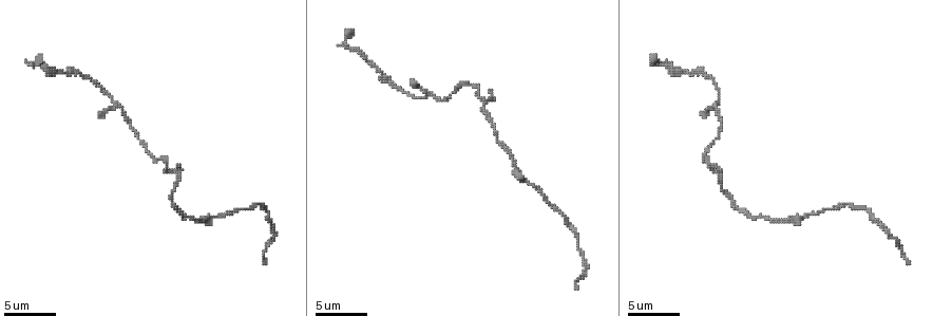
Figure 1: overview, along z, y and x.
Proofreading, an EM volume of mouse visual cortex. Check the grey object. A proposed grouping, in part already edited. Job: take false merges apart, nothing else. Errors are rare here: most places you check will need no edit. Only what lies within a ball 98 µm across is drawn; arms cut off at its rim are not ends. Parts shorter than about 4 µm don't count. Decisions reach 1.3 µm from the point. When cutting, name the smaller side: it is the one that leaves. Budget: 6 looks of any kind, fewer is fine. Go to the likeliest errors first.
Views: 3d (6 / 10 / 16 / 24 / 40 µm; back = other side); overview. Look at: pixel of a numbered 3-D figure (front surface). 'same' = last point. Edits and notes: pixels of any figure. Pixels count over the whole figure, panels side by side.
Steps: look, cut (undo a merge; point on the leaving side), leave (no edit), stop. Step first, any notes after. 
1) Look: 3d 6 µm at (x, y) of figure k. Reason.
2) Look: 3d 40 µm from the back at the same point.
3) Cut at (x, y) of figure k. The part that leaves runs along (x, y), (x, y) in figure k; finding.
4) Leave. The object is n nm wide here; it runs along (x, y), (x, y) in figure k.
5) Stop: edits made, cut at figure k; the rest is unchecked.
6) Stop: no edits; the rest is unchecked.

Look: 3d 6 µm at (530, 185) of figure 1. Calibre changes.

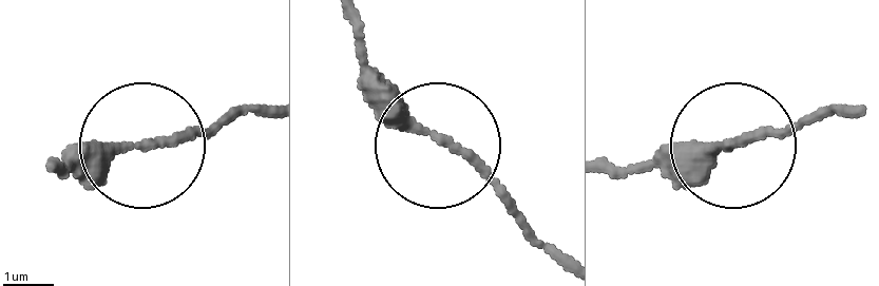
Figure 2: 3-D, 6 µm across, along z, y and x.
Leave. It runs along (349, 26), (366, 64), (526, 225) in figure 2; all the same neuron.

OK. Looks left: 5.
Look: 3d 6 µm at (707, 151) of figure 1. Sudden change in width.

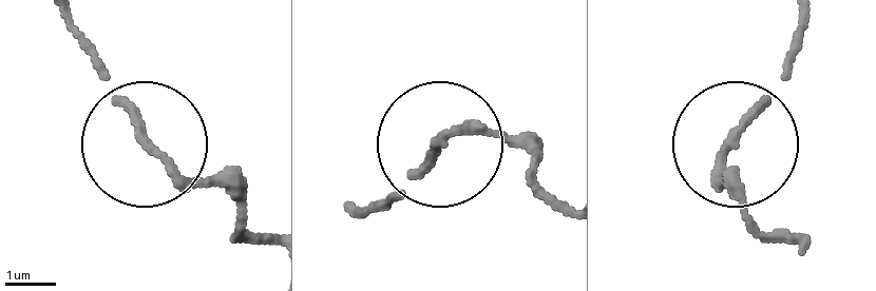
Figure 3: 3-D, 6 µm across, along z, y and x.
Look: 3d 6 µm from the back at (731, 142) of figure 3.

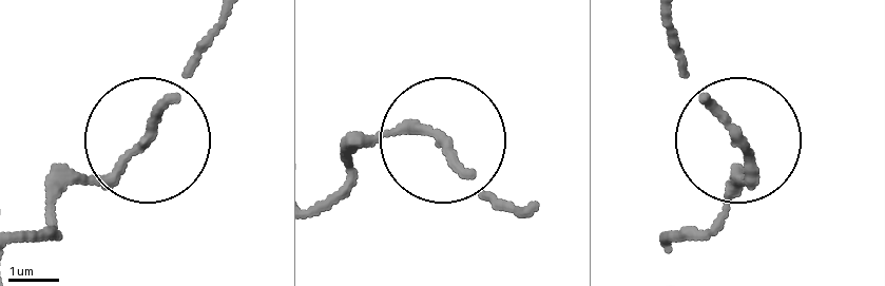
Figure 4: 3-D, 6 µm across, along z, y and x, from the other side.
Leave. The object is 170 nm wide here; it runs along (24, 243), (45, 234), (62, 192), (138, 154), (209, 45) in figure 4; continuous, no second neuron.

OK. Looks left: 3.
Look: 3d 10 µm at (575, 229) of figure 1. Calibre changes.

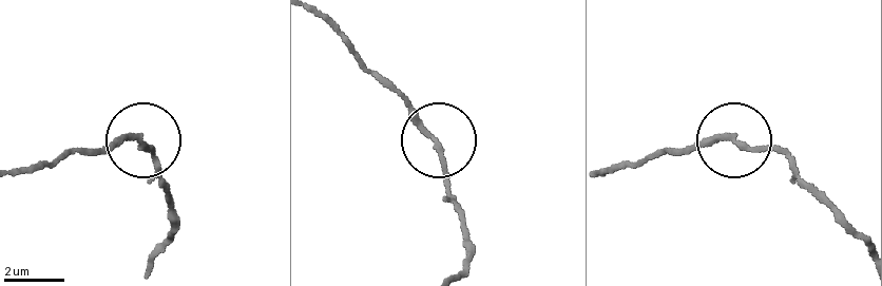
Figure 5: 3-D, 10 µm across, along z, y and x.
Leave. It runs along (15, 174), (128, 138), (140, 141), (155, 164) in figure 5; all the same neuron.

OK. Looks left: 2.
Stop: no edits; the rest is unchecked.

